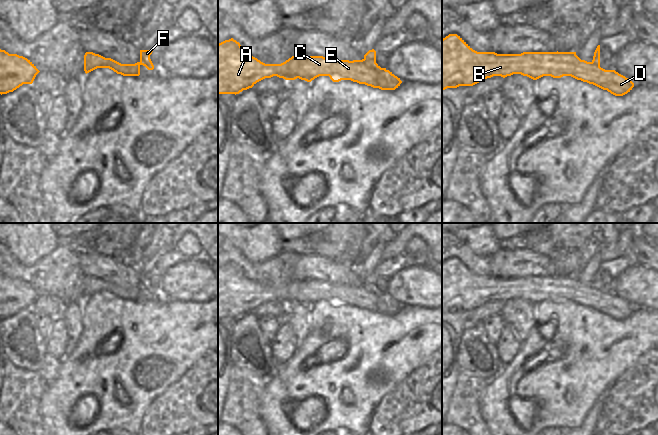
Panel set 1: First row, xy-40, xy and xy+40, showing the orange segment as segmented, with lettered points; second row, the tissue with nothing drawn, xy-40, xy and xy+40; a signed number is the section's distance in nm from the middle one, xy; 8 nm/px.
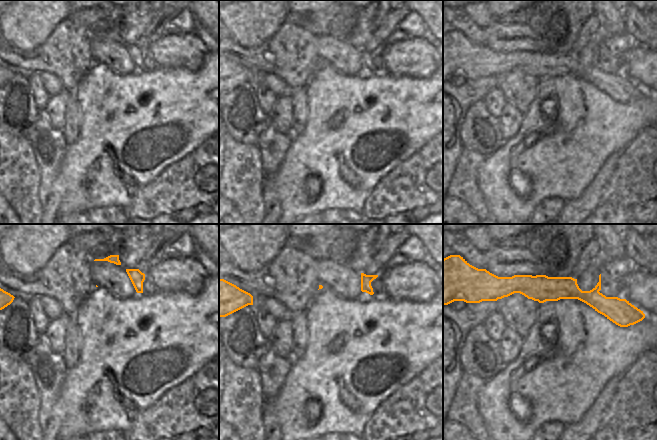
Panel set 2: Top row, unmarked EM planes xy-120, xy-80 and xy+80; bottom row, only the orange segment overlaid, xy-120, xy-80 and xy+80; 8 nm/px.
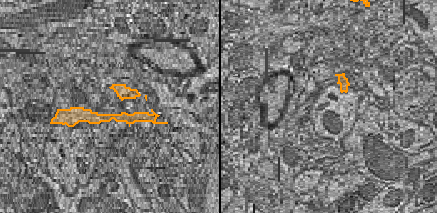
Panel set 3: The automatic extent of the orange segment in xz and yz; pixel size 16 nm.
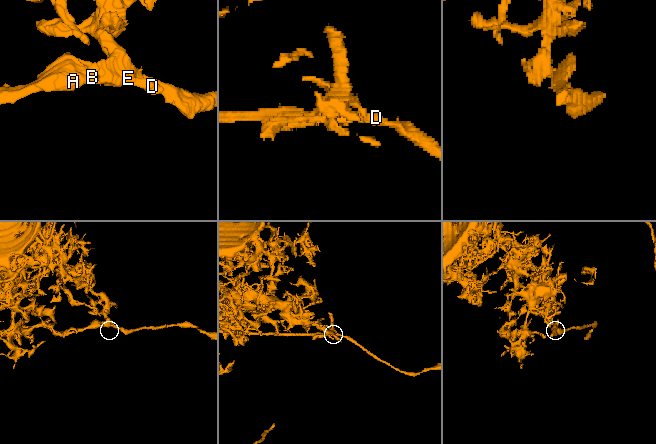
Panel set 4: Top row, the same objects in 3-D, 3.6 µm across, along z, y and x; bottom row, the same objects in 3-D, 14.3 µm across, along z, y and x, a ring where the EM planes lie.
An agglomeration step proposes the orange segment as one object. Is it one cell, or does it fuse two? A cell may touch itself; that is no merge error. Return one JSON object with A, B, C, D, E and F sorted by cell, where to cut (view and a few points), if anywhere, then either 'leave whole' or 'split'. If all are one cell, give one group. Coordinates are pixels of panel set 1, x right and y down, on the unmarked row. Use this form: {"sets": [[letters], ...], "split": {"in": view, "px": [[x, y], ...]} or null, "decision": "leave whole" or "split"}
{"sets": [["A", "B", "C", "D", "E"], ["F"]], "split": {"in": "xy", "px": [[362, 283], [375, 293], [385, 293]]}, "decision": "split"}

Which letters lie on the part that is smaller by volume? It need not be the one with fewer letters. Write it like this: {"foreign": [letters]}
{"foreign": ["A", "B", "C", "D", "E"]}

